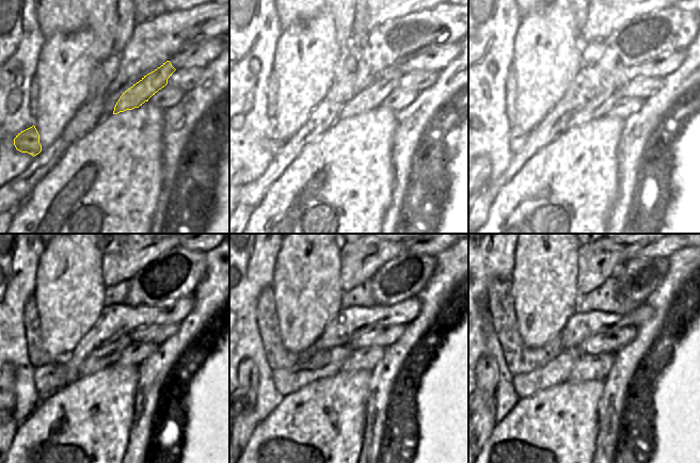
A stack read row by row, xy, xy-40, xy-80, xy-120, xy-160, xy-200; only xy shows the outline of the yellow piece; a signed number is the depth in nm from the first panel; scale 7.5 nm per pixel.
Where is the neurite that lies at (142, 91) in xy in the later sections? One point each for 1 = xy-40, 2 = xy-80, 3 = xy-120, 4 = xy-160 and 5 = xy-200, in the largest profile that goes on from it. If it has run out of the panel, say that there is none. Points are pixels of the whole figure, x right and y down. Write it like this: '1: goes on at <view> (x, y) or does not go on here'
1: goes on at xy-40 (374, 96)
2: goes on at xy-80 (601, 106)
3: goes on at xy-120 (100, 358)
4: goes on at xy-160 (287, 381)
5: goes on at xy-200 (558, 370)

